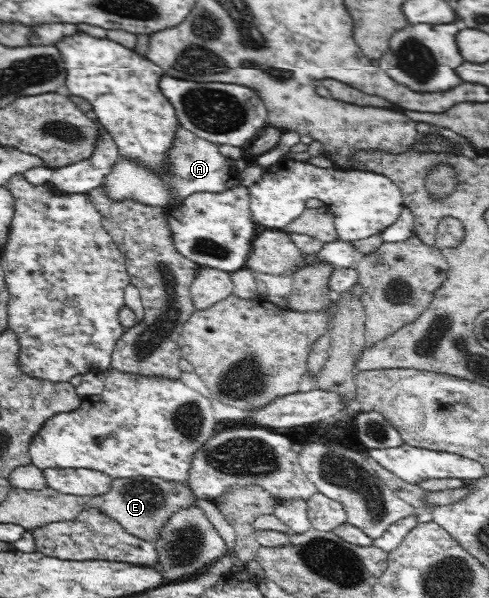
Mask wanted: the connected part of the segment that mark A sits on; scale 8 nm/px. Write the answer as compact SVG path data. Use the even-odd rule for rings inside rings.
M186 128L177 130L175 142L168 155L169 168L163 174L151 173L146 166L121 157L104 180L102 187L105 195L117 202L135 200L147 206L166 208L172 200L181 201L195 192L221 193L239 185L238 178L234 175L235 162L221 154L219 145L197 136Z

